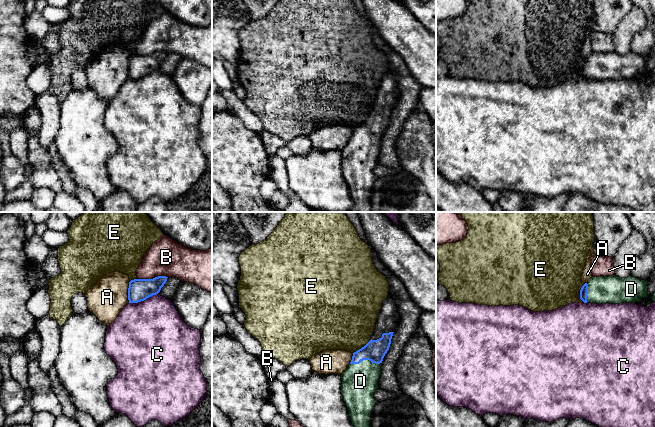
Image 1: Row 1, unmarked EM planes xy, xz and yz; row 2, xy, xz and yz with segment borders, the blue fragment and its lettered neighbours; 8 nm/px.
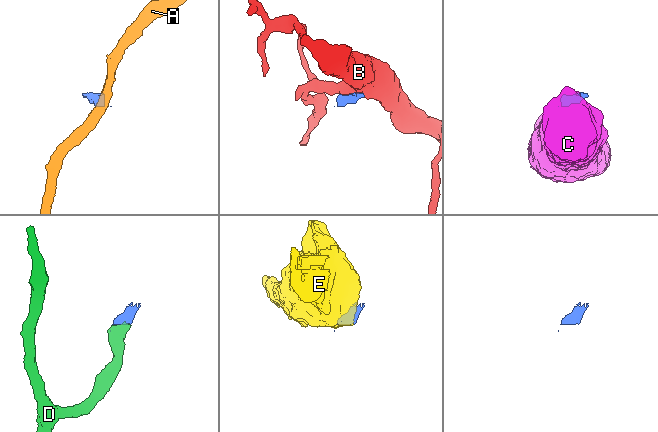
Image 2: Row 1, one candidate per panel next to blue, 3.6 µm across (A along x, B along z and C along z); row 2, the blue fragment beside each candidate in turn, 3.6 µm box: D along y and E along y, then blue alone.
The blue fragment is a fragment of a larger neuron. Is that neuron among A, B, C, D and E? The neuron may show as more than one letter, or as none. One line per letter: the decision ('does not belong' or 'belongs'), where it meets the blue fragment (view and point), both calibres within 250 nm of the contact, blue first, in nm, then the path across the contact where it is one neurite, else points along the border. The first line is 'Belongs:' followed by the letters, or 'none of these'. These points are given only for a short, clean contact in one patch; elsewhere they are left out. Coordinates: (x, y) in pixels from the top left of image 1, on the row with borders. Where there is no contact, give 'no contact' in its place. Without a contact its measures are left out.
Belongs: D
A: does not belong; contact xy (128, 292); calibres 180 and 300 nm; border xy (130, 281), (128, 302)
B: does not belong; contact xy (160, 276); calibres 180 and 300 nm; border xy (167, 276), (155, 276), (153, 278)
C: does not belong; contact xy (143, 300); calibres 180 and 500 nm; border xy (158, 292), (143, 300), (129, 303)
D: belongs; contact xz (365, 359); calibres 170 and 280 nm; way xz (375, 350), (365, 359), (365, 368), (360, 381)
E: does not belong; contact xz (362, 347); calibres 170 and 460 nm; border xz (371, 339), (353, 353)

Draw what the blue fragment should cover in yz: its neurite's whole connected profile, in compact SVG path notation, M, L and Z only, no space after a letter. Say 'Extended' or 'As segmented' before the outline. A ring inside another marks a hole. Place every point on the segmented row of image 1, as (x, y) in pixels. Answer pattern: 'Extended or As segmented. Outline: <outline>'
Extended. Outline: M616 275L592 277L580 290L580 299L584 303L635 303L647 297L646 281L633 276L627 278L619 278Z

